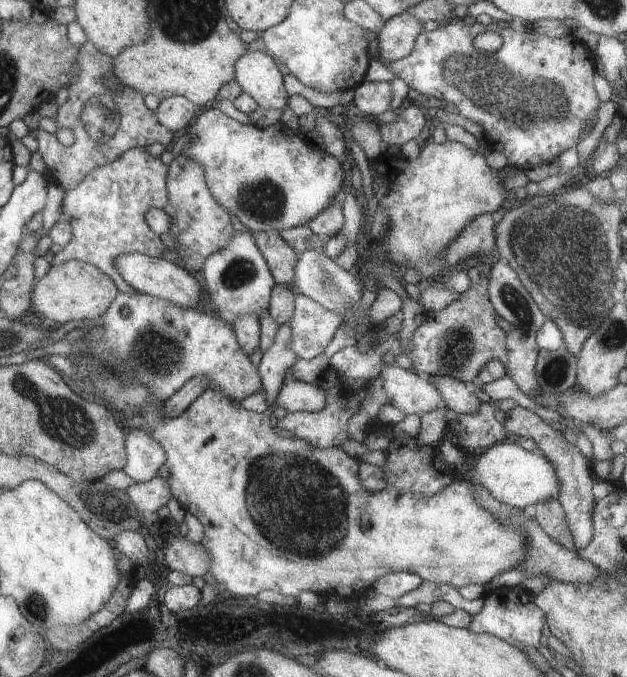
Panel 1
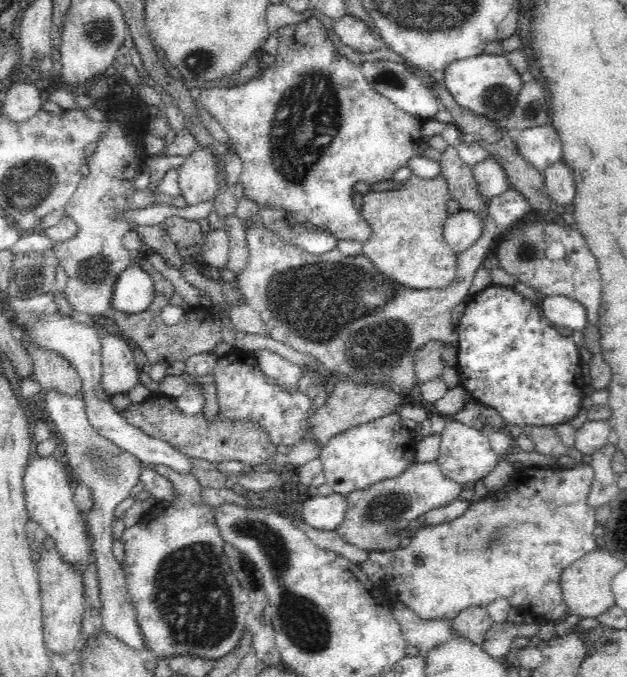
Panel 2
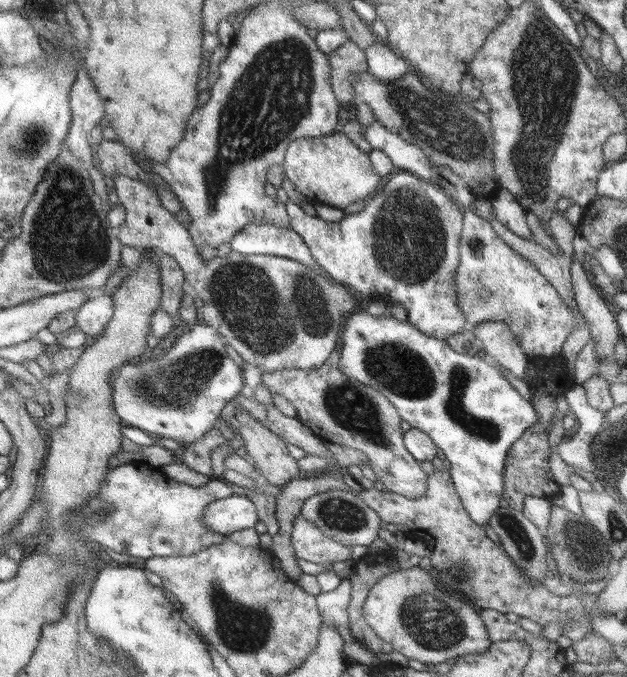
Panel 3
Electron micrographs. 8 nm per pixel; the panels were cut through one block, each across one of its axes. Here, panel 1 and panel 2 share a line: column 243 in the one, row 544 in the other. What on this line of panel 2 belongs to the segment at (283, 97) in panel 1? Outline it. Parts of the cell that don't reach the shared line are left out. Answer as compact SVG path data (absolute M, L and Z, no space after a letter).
M36 451L28 456L23 473L24 495L29 518L42 526L42 530L57 542L58 553L69 563L76 563L85 571L85 564L92 554L92 541L87 536L86 513L73 501L69 469L53 455L39 455Z

